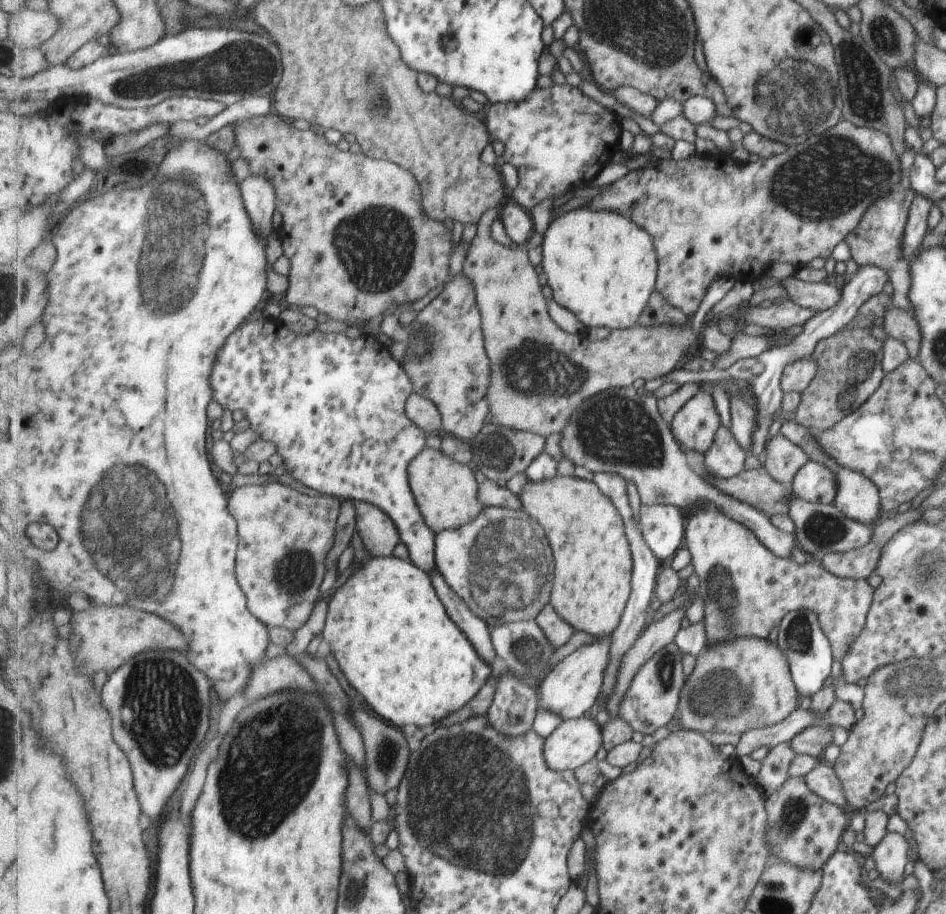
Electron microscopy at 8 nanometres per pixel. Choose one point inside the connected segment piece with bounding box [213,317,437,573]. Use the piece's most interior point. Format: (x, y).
(335, 407)

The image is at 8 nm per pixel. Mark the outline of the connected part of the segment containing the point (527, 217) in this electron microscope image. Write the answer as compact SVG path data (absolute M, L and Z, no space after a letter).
M508 200L502 205L500 220L506 234L519 246L525 246L530 236L534 234L533 218L529 210L517 202Z

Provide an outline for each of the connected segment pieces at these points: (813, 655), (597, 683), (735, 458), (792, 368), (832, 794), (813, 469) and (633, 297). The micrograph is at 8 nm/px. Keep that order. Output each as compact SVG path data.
M795 610L785 613L780 618L776 645L787 659L788 669L791 672L791 680L801 696L810 697L817 692L823 684L823 680L829 676L831 668L831 650L825 640L824 631L821 630L819 618L813 611Z
M613 634L595 639L564 658L541 682L540 706L559 713L564 720L583 717L604 688L606 669L612 662Z
M721 425L716 430L715 440L703 453L701 464L703 470L706 470L706 476L726 479L743 470L743 460L746 455L730 429Z
M809 357L793 359L787 363L780 372L778 380L783 393L798 392L805 390L816 376L818 366L816 360Z
M820 760L813 770L804 776L804 781L813 794L827 802L836 804L839 808L848 808L833 765Z
M807 461L793 475L789 484L793 498L812 504L831 505L836 494L834 474L815 461Z
M579 207L555 217L549 224L546 232L543 234L542 247L542 260L540 271L544 276L544 282L552 289L554 300L561 306L571 311L574 316L582 322L584 327L597 326L597 328L609 327L612 331L617 329L628 329L635 327L640 316L647 309L649 299L652 292L656 289L656 282L658 279L658 266L660 259L659 253L656 251L654 238L643 228L640 227L633 219L627 218L625 215L619 214L615 211L604 211L592 209L591 207Z

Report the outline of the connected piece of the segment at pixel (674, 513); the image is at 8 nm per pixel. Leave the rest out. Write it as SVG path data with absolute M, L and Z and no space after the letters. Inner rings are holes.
M640 504L639 524L655 556L668 563L683 540L683 511L677 505Z

